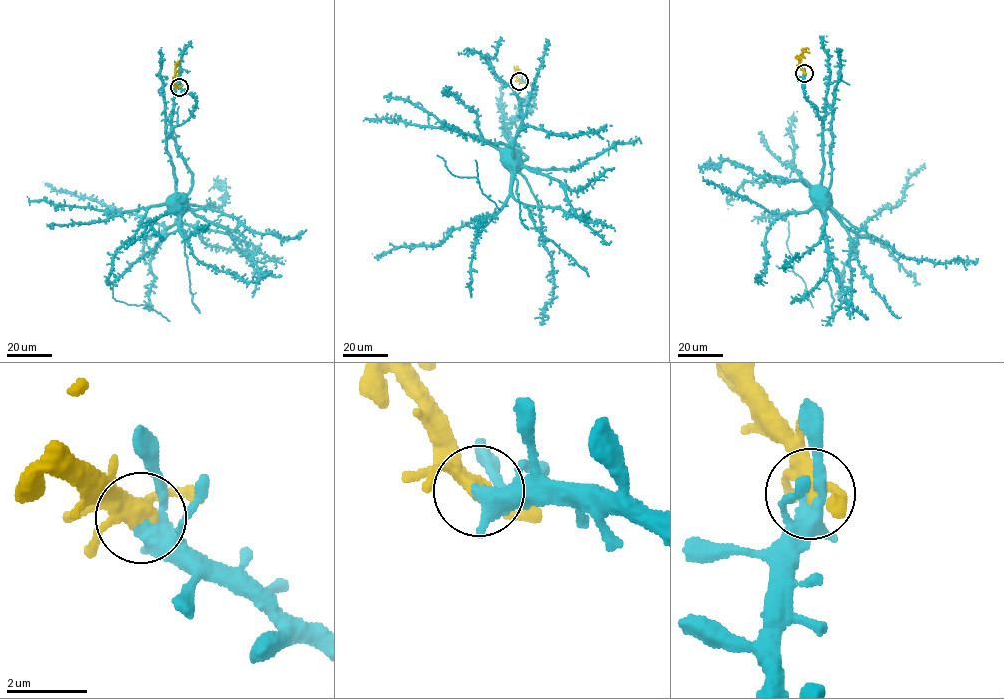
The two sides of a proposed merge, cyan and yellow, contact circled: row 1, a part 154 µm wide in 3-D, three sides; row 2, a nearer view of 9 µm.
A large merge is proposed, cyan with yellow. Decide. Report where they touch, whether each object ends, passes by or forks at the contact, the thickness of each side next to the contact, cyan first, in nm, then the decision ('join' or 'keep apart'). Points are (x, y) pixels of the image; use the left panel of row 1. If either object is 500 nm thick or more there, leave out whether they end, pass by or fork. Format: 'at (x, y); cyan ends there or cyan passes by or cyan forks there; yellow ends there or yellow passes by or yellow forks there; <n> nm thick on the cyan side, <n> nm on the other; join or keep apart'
at (179, 87); cyan forks there; yellow forks there; 360 nm thick on the cyan side, 320 nm on the other; join

